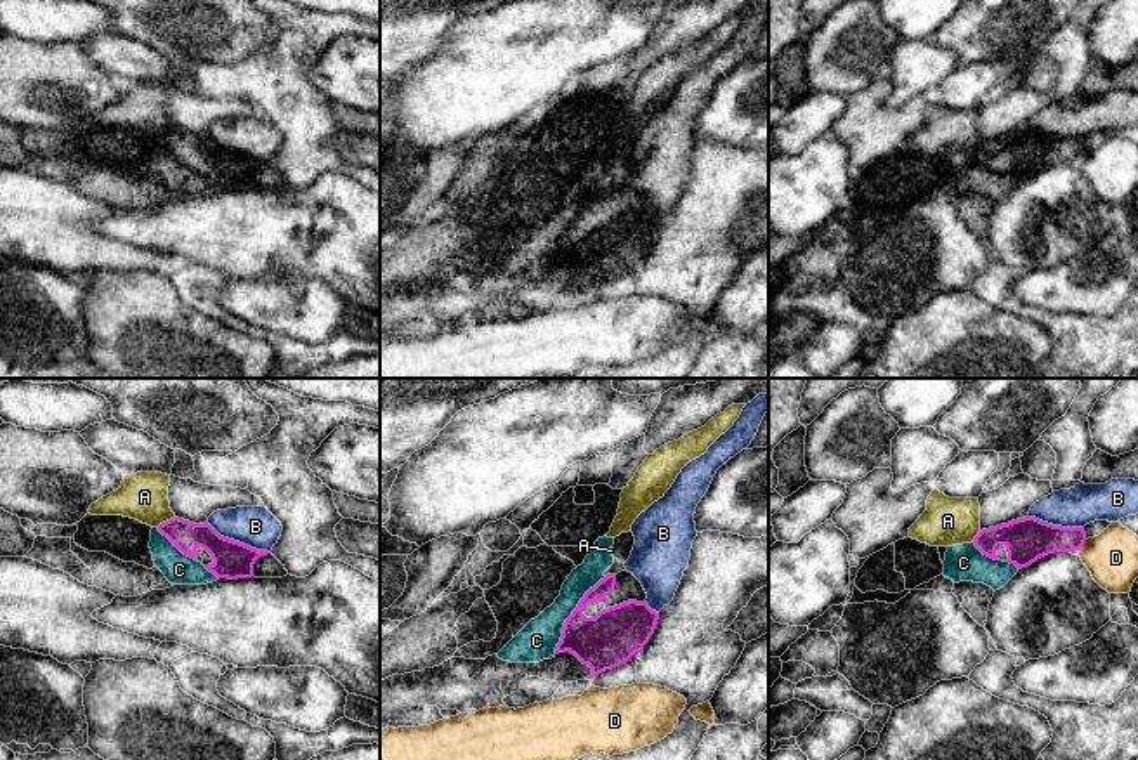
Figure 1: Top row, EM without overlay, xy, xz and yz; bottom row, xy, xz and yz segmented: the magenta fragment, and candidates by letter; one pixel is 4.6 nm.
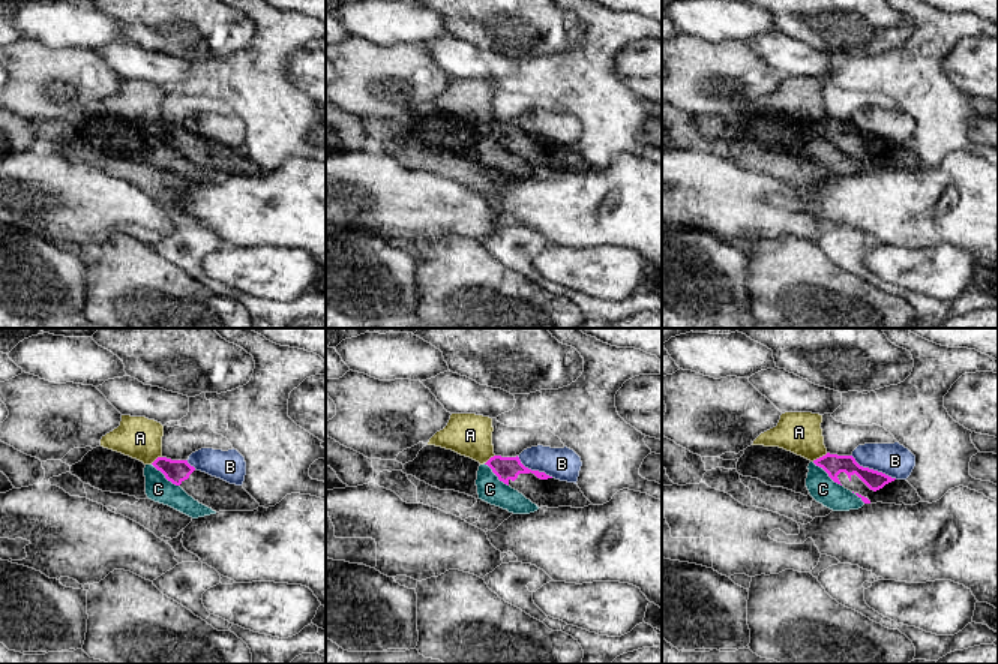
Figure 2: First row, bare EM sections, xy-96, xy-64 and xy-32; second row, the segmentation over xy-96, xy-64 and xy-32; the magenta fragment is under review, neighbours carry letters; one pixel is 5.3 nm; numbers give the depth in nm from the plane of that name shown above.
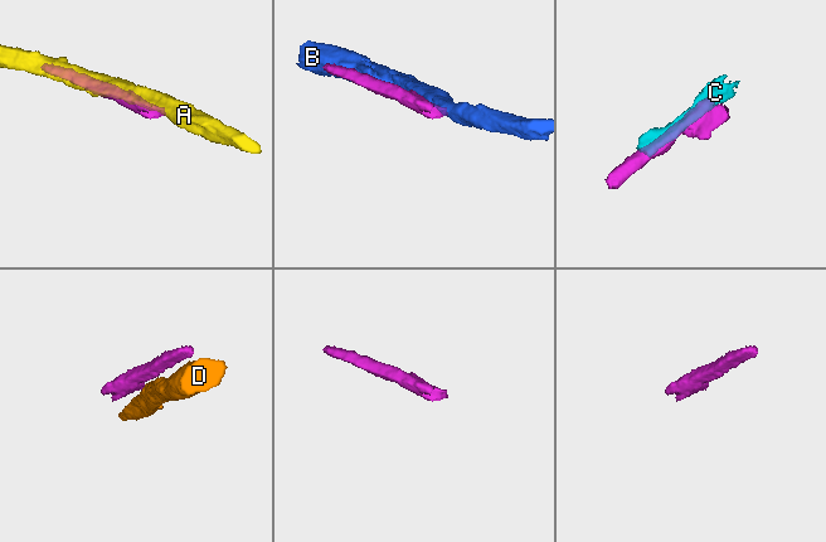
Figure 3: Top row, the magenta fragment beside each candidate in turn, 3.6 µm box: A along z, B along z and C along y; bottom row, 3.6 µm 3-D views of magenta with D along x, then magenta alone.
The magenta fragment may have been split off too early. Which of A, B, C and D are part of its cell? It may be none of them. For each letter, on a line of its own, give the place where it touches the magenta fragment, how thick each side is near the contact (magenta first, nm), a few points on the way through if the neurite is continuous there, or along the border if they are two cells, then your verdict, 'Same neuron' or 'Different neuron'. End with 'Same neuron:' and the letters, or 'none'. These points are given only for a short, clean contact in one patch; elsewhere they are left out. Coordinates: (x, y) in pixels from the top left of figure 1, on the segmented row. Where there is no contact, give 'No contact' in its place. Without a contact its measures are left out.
A: Touches magenta at xy (167, 521). Thickness 140 nm (magenta) against 220 nm. Different neuron
B: Touches magenta at xy (238, 542). Thickness 180 nm (magenta) against 190 nm. Different neuron
C: Touches magenta at xz (573, 613). Thickness 260 nm (magenta) against 180 nm. Different neuron
D: Touches magenta at yz (1081, 545). Thickness 200 nm (magenta) against 240 nm. Boundary: yz (1086, 540), (1078, 549). Different neuron
Same neuron: none

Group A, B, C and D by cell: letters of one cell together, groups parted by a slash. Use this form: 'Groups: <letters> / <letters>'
Groups: A / B / C / D

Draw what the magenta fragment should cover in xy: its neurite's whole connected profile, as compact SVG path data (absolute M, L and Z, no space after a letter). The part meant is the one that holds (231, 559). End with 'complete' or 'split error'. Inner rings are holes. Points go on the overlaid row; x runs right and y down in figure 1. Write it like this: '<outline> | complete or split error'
M173 517L160 524L158 531L217 578L283 578L288 574L271 552L224 538L208 522L194 524Z | split error

